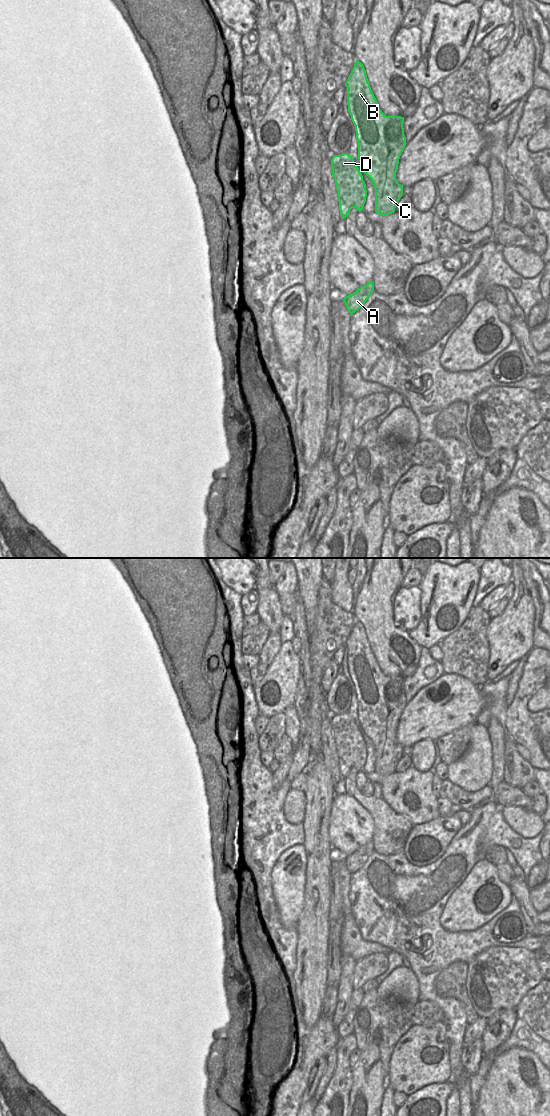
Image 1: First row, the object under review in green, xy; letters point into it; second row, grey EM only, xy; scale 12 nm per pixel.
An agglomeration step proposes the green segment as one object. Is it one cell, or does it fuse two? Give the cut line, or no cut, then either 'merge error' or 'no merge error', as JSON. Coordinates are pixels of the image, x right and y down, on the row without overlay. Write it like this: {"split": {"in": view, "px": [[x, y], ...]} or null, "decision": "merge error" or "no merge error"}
{"split": null, "decision": "no merge error"}

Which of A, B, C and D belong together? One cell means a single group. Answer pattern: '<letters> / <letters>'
A B C D

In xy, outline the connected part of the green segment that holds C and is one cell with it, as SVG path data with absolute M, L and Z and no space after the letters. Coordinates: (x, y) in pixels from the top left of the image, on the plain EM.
M356 620L354 627L345 643L347 647L347 665L351 680L355 686L356 699L358 701L358 719L363 732L371 739L375 750L375 772L387 776L395 772L395 768L403 756L403 746L396 739L396 732L400 716L406 706L404 695L404 677L386 676L379 668L379 664L371 650L366 630L363 624Z

